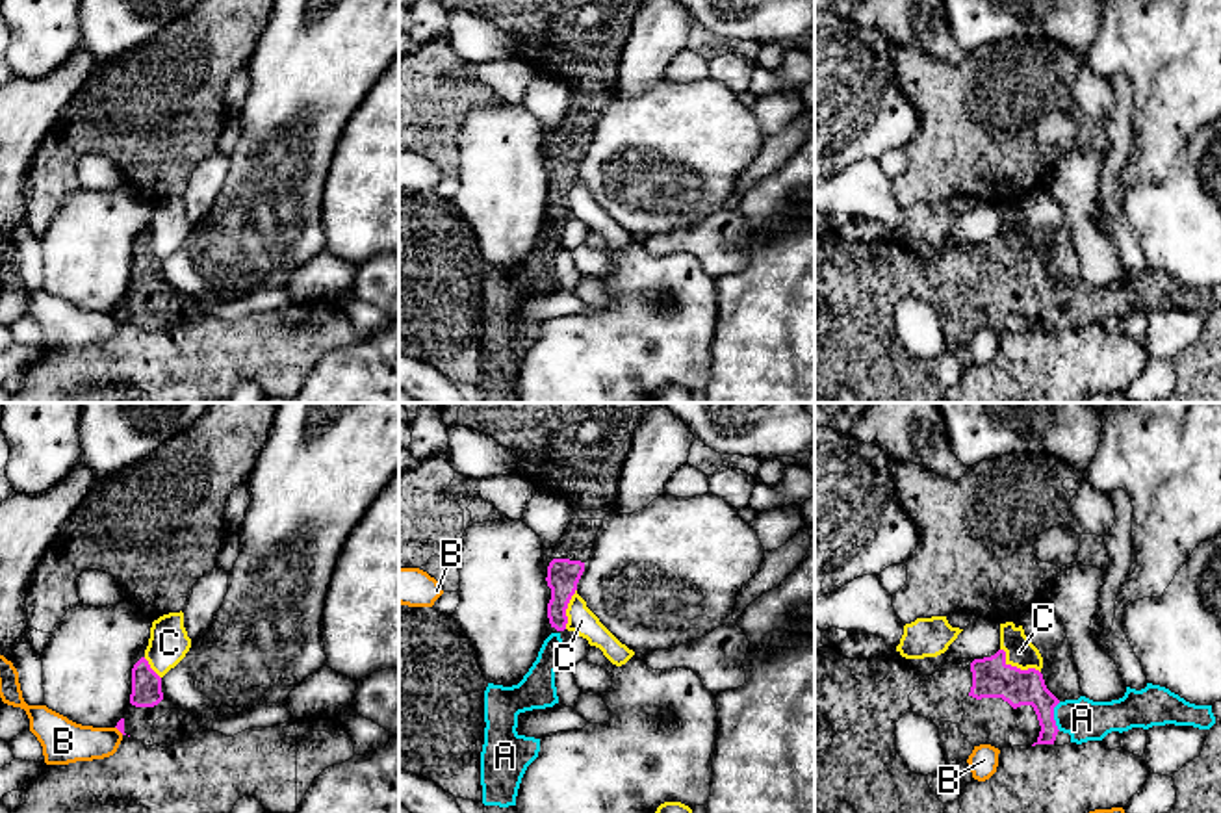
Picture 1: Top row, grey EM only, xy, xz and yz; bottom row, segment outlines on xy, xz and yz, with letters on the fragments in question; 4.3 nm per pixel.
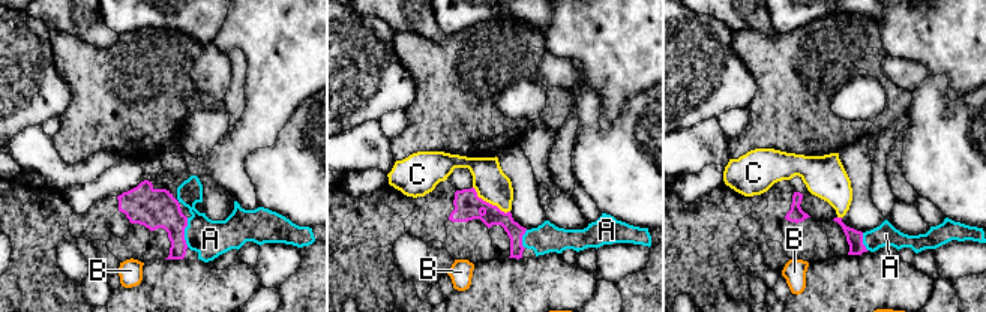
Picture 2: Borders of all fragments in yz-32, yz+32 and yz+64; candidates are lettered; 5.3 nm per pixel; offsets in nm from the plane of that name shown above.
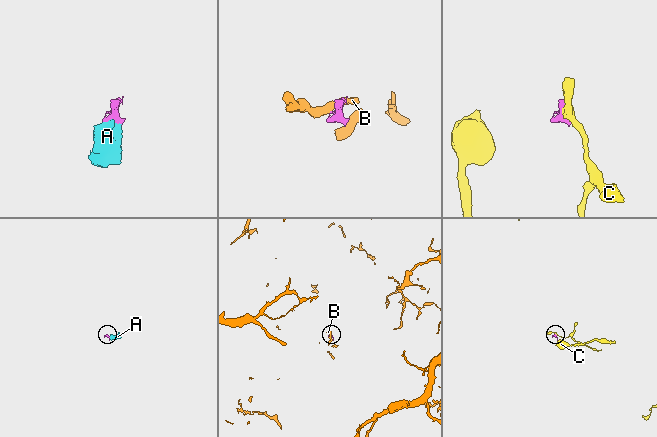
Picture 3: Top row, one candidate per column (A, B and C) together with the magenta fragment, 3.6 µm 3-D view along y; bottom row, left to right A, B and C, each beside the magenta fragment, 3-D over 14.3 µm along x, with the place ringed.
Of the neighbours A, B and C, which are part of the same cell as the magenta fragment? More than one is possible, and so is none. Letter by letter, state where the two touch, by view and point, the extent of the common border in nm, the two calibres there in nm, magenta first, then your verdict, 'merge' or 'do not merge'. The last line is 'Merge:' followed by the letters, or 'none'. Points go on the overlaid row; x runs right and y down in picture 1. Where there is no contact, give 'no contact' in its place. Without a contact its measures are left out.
A: meets magenta in yz at (1053, 717); contact 130 nm long; 160 nm thick on the magenta side, 180 nm on the other; merge
B: meets magenta in xy at (119, 730); contact 50 nm long; 40 nm thick on the magenta side, 190 nm on the other; do not merge
C: meets magenta in yz at (1015, 667); contact 200 nm long; 180 nm thick on the magenta side, 130 nm on the other; do not merge
Merge: A

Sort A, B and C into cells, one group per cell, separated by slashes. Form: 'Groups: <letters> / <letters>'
Groups: A / B / C

